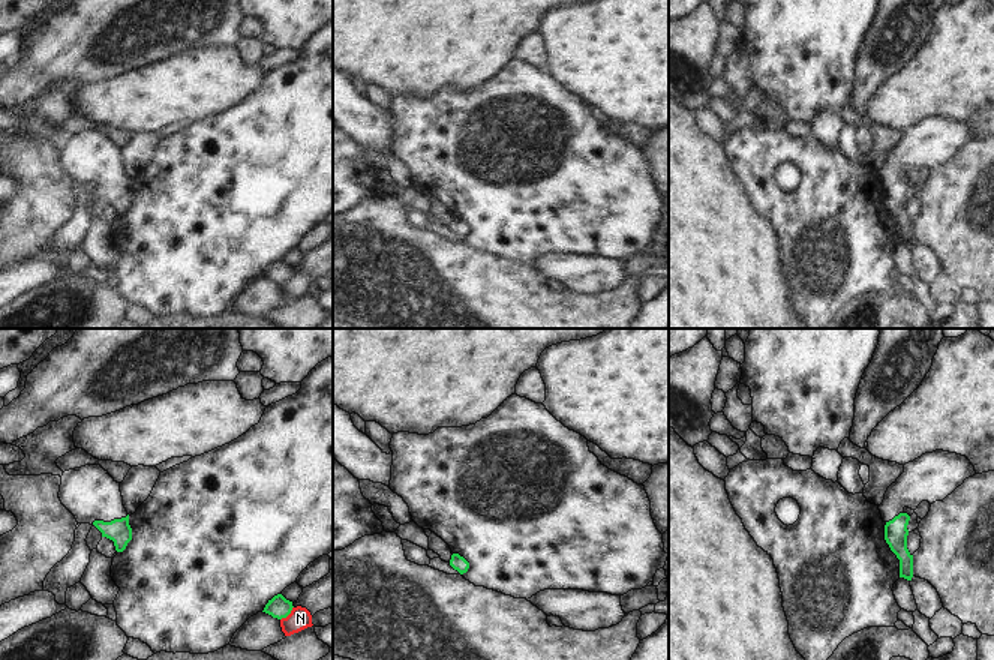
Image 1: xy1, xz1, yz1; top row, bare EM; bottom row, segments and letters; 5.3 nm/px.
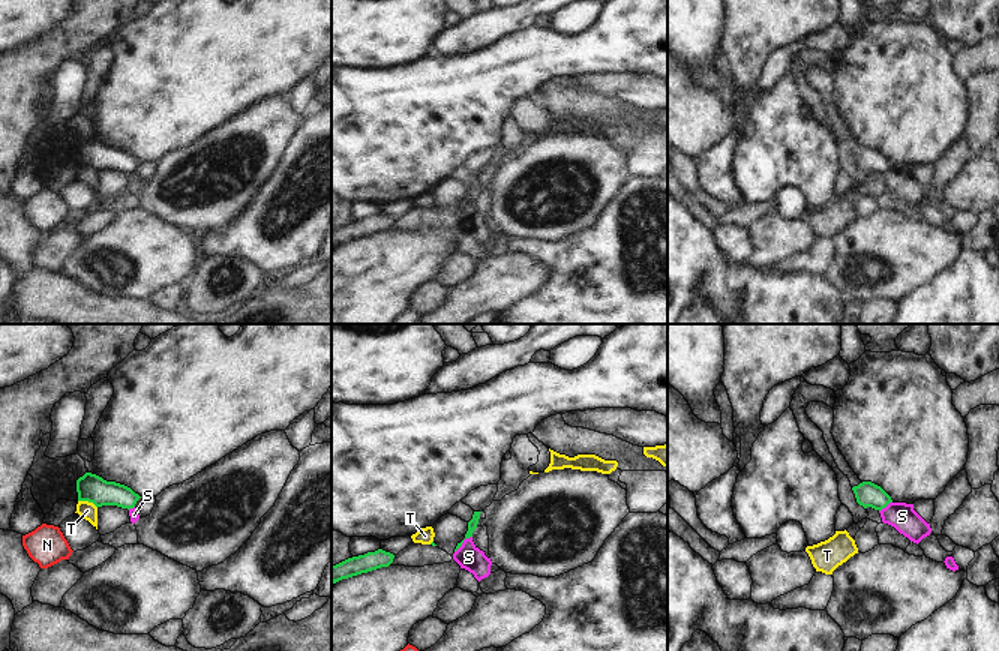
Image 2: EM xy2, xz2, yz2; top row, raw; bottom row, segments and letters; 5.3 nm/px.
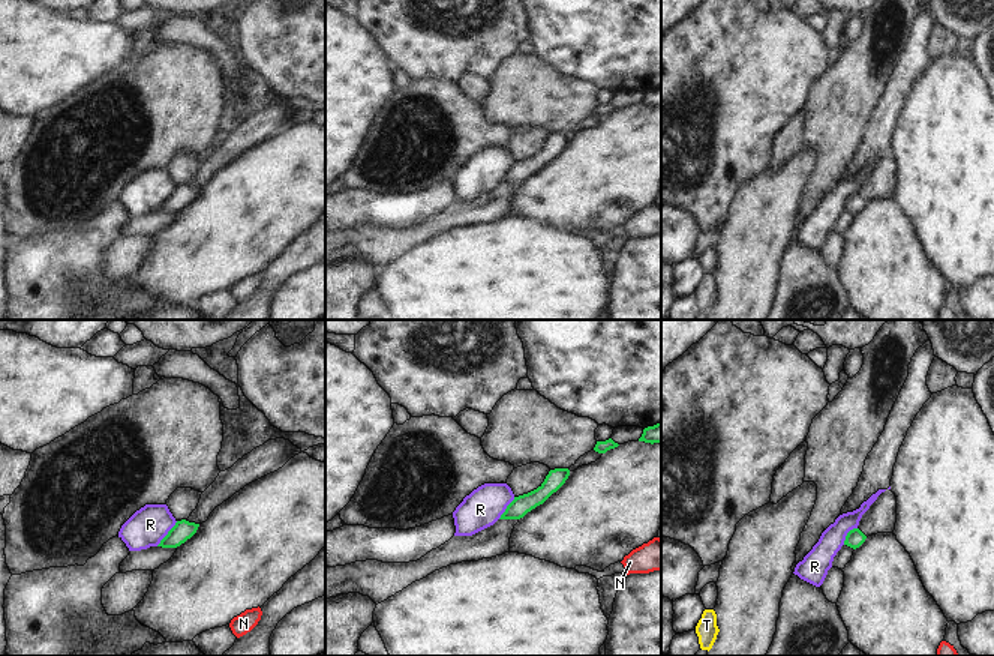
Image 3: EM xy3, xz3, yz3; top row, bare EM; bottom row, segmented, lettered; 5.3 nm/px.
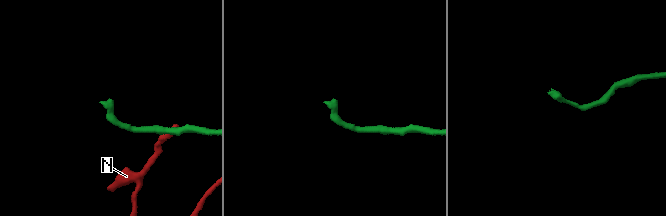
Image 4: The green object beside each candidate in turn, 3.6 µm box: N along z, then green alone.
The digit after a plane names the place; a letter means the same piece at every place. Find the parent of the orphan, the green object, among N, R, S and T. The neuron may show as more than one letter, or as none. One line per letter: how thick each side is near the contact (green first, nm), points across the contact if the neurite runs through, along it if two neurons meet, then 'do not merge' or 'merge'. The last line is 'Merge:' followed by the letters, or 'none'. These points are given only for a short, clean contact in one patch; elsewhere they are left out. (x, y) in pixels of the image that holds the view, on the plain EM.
N: 120 nm thick on the green side, 120 nm on the other; border along xy1 (293, 270), (281, 284); do not merge
R: 110 nm thick on the green side, 200 nm on the other; border along xy3 (177, 185), (156, 209); do not merge
S: 50 nm thick on the green side, 140 nm on the other; border along xz2 (471, 200), (455, 216); do not merge
T: 150 nm thick on the green side, 90 nm on the other; border along xy2 (78, 164), (87, 164), (96, 171); do not merge
Merge: none

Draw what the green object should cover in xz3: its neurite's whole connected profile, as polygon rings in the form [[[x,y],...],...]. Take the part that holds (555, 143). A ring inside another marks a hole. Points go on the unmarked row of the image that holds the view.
[[[568,132],[550,134],[544,146],[534,155],[514,161],[499,183],[520,183],[528,176],[543,168],[553,156],[556,156],[568,143]]]

